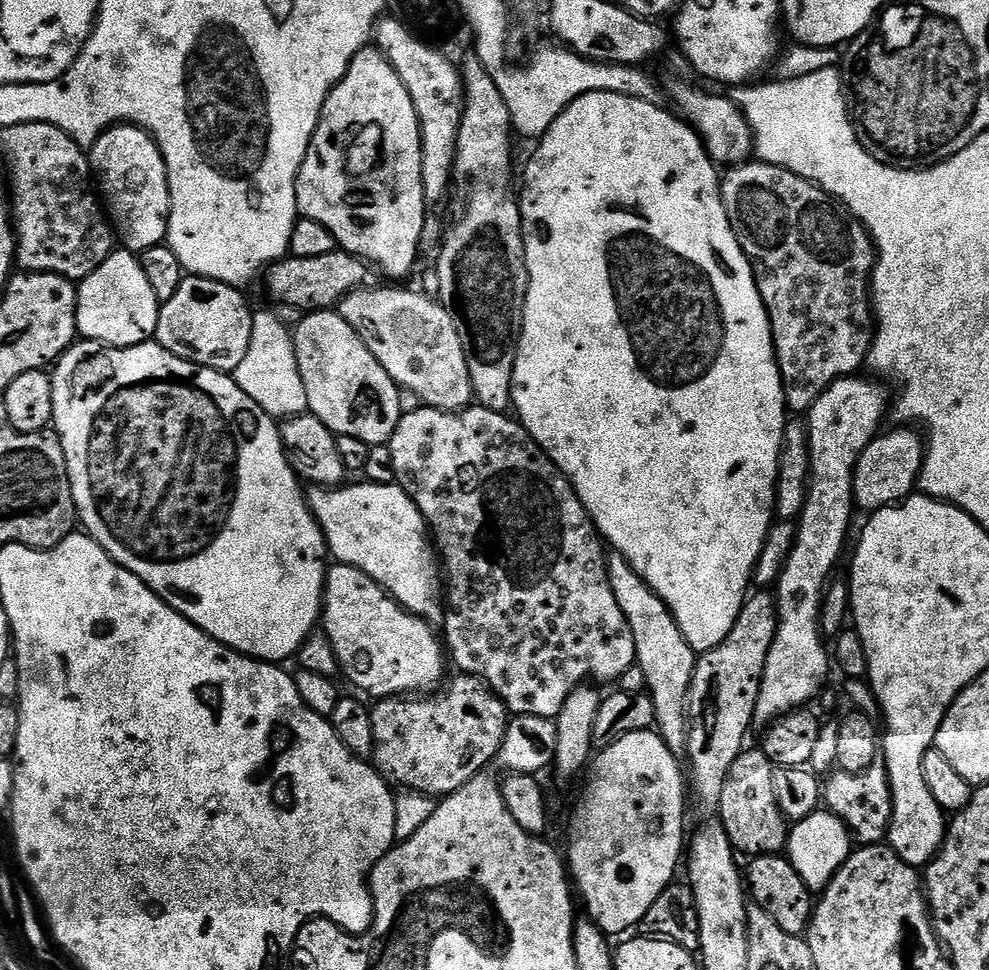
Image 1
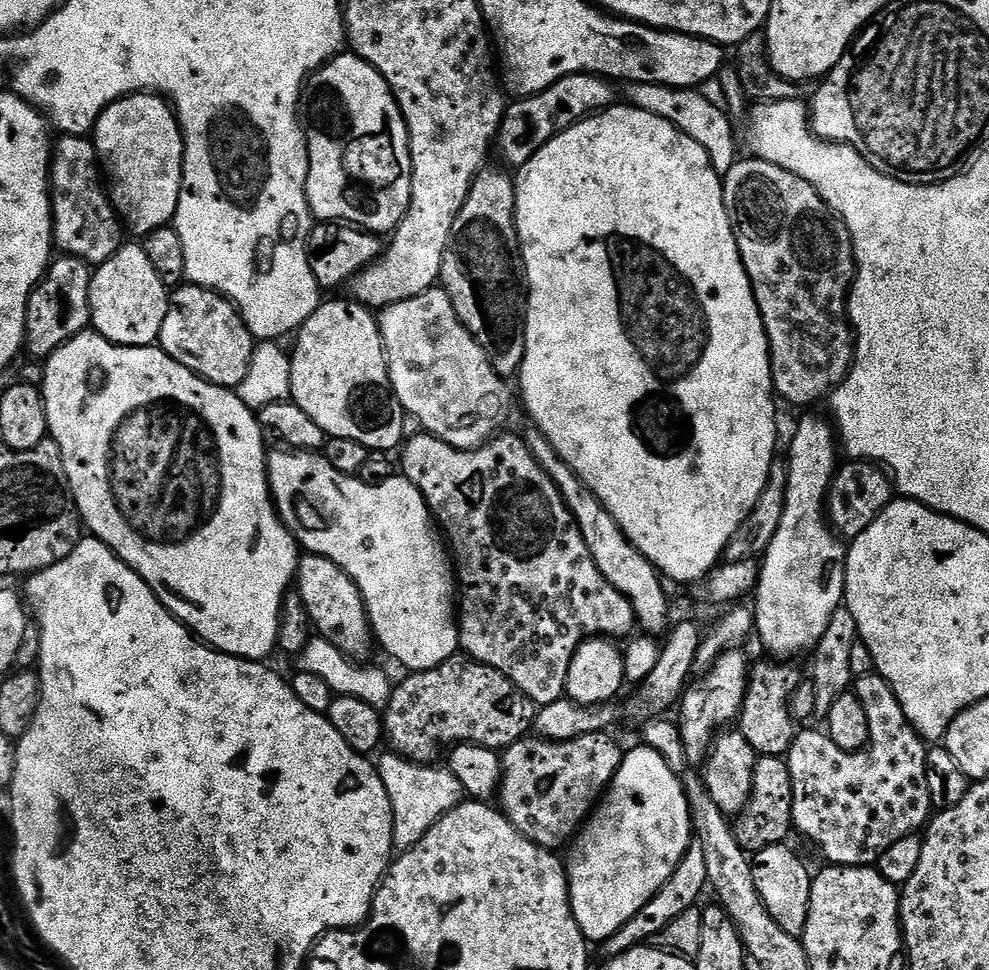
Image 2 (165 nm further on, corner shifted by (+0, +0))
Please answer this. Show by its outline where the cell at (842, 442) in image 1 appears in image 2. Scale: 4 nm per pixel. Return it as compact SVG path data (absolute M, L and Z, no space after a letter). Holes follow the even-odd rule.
M808 416L796 428L796 433L792 436L792 445L788 448L788 456L786 455L786 463L788 466L788 481L786 482L786 494L784 495L784 509L782 510L782 520L778 522L778 530L774 534L774 538L770 538L770 546L764 551L762 563L760 564L760 581L756 584L754 593L754 632L764 643L764 648L768 652L773 652L776 658L796 658L792 656L800 656L811 653L818 646L818 642L822 638L822 634L826 632L826 626L834 614L834 610L841 608L844 602L844 583L846 582L846 558L848 550L845 541L830 527L829 521L826 519L826 497L828 488L832 484L832 477L836 474L838 467L838 459L836 460L836 452L838 456L838 437L834 431L833 425L827 419L824 420L820 416Z

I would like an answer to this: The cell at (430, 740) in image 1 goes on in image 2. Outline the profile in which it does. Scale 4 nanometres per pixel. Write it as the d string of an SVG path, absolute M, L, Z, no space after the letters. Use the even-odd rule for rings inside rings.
M457 654L430 670L414 672L405 677L401 684L397 683L393 687L388 705L382 709L384 740L393 753L414 763L431 765L443 744L455 746L470 743L503 750L533 731L538 705L526 698L526 694L522 694L522 690L518 690L510 678L467 655Z

